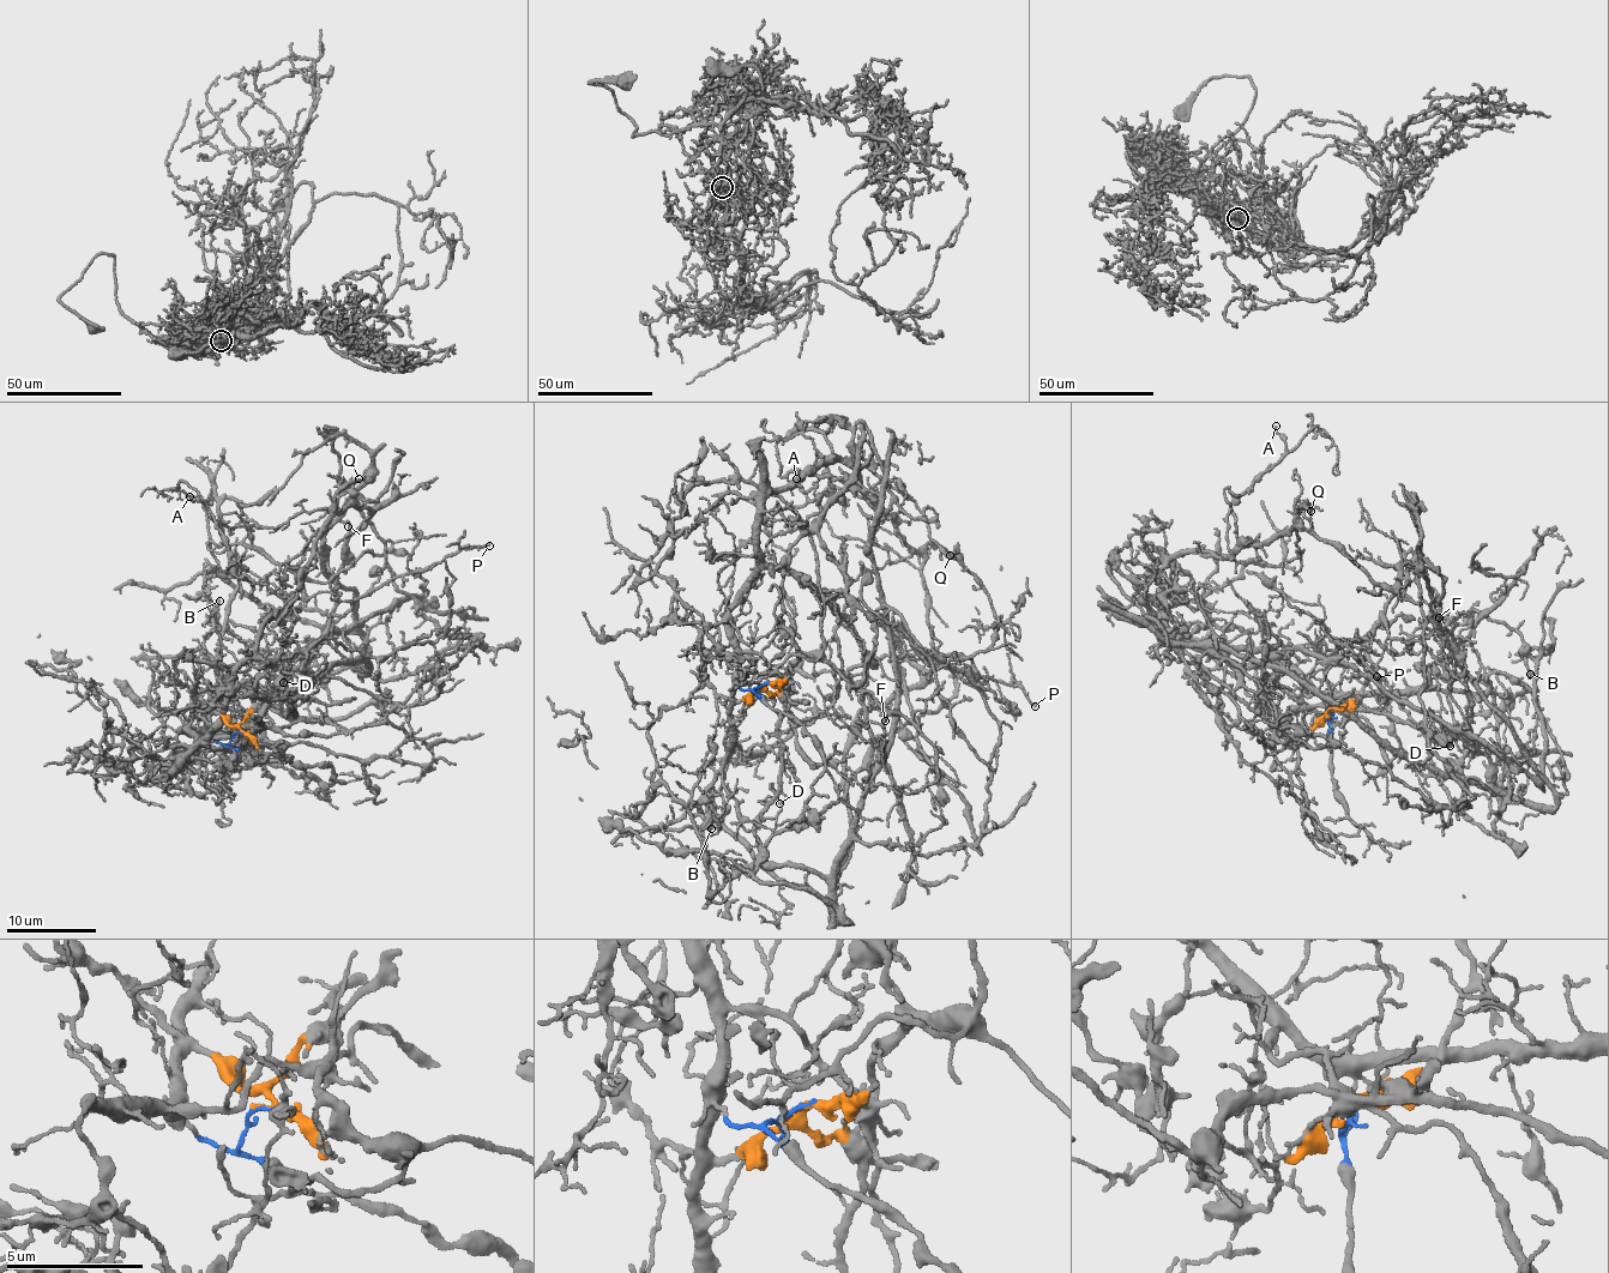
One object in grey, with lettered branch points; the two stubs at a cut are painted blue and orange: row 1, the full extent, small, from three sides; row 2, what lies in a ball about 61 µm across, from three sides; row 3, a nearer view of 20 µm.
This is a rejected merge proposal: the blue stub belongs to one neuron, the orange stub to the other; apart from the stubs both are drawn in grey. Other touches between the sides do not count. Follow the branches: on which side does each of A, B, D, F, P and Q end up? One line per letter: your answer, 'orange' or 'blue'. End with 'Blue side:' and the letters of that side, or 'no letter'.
A: blue
B: orange
D: orange
F: orange
P: blue
Q: blue
Blue side: A, P, Q

